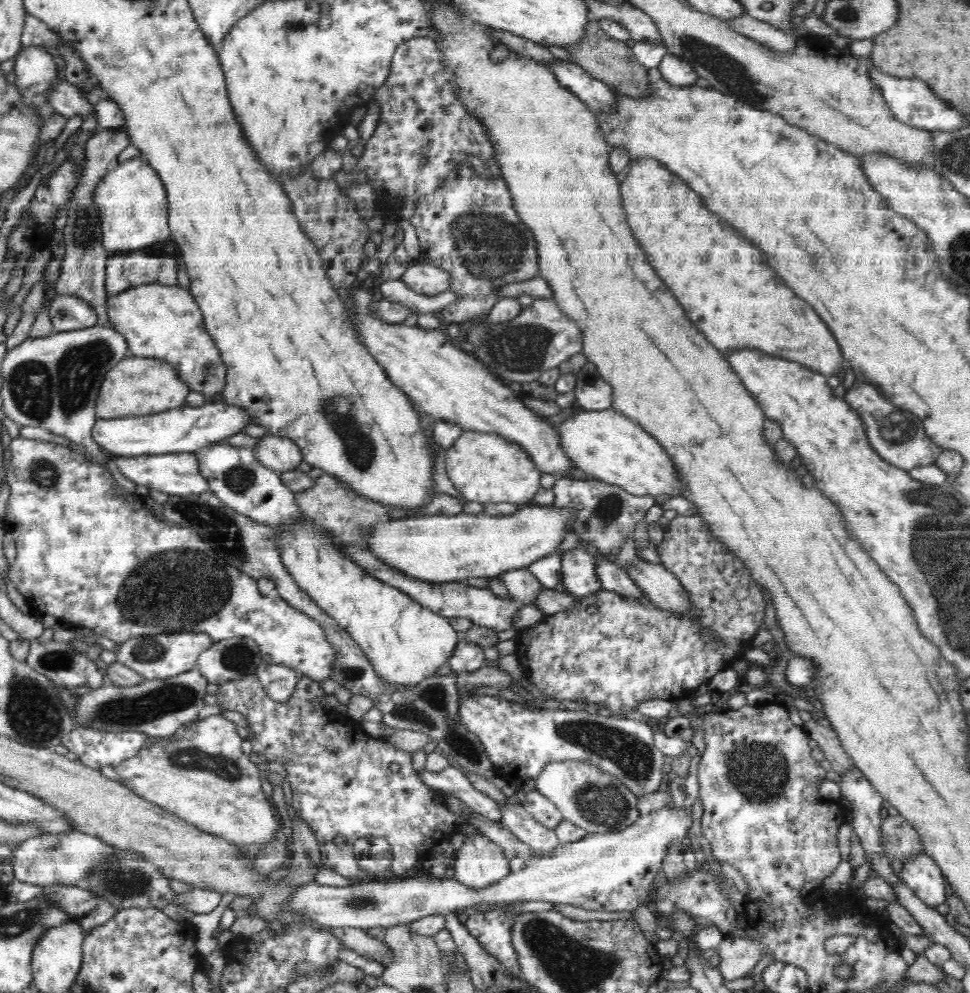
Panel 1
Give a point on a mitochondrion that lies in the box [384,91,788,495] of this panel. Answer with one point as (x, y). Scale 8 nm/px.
(491, 249)

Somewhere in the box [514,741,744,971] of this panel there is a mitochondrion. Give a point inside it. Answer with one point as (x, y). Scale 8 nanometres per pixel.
(601, 801)

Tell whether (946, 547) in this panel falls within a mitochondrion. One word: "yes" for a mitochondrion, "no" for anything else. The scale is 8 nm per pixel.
yes

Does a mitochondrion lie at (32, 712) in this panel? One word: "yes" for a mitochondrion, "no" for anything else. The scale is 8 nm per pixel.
yes

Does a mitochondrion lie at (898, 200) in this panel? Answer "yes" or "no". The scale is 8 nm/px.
no

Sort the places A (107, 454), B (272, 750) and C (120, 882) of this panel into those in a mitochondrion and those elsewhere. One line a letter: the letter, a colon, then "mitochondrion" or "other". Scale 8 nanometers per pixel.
A: other
B: other
C: mitochondrion

